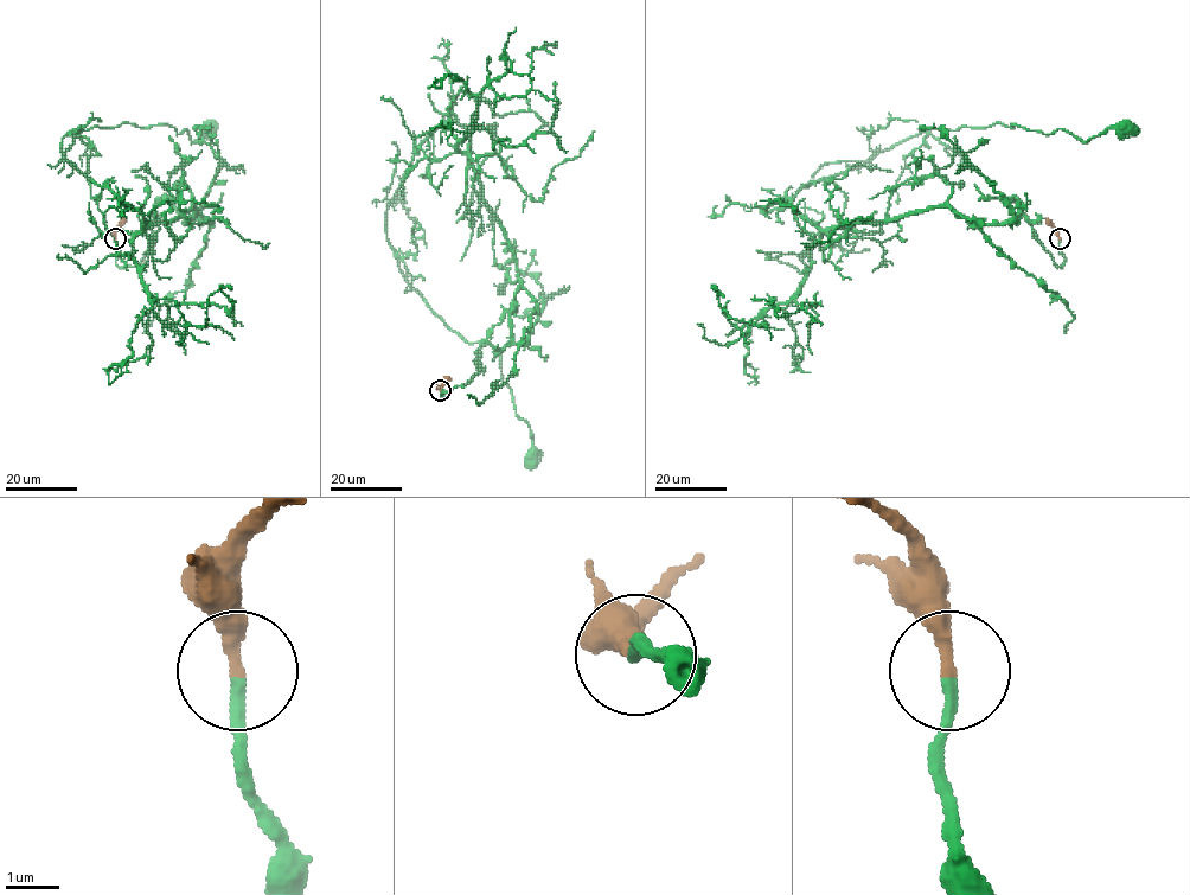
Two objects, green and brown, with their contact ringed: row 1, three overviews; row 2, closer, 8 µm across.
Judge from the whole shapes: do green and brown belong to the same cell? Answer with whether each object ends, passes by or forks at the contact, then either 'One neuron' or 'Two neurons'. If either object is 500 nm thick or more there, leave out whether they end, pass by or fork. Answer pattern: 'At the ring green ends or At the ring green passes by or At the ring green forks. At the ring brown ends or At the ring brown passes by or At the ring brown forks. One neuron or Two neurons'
At the ring green ends. At the ring brown ends. One neuron

